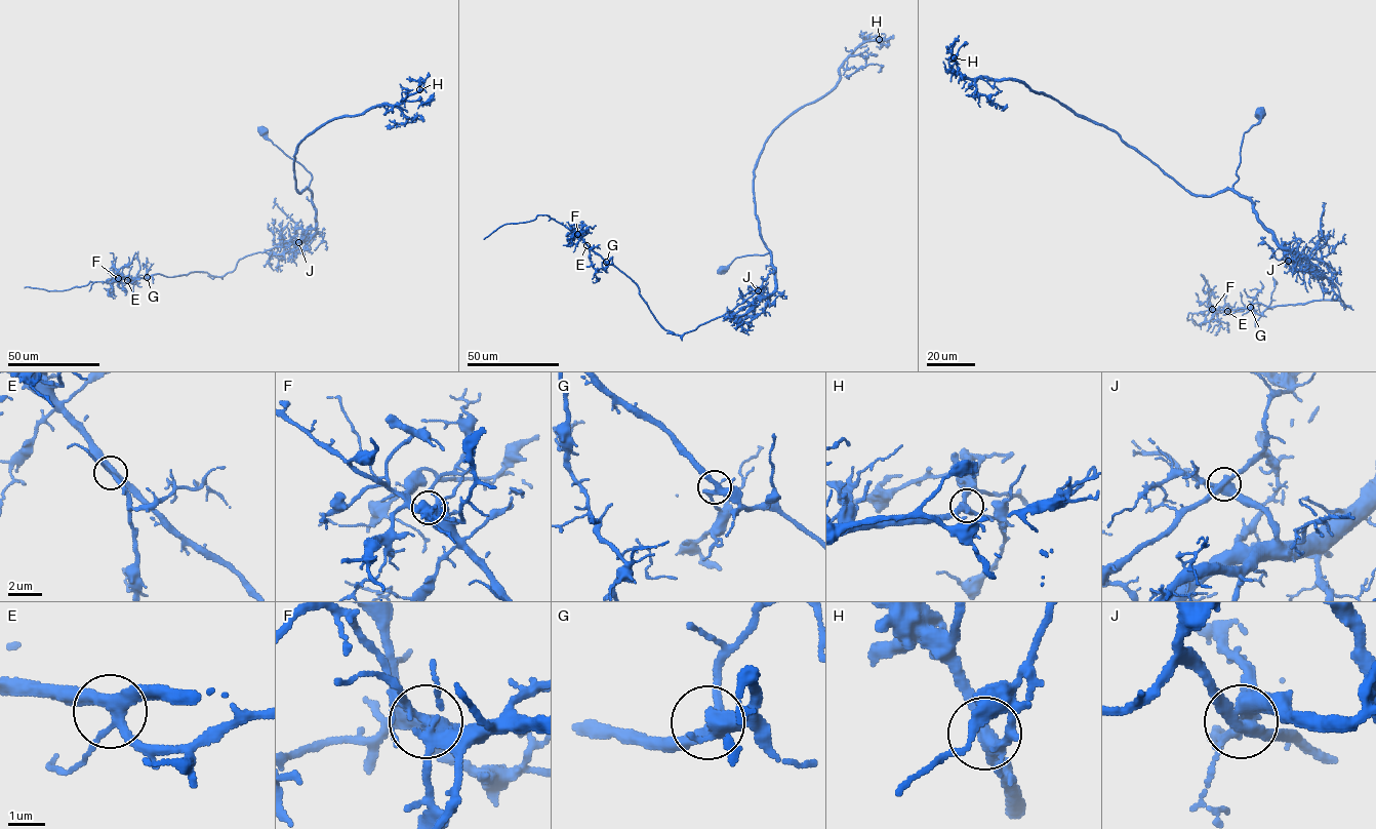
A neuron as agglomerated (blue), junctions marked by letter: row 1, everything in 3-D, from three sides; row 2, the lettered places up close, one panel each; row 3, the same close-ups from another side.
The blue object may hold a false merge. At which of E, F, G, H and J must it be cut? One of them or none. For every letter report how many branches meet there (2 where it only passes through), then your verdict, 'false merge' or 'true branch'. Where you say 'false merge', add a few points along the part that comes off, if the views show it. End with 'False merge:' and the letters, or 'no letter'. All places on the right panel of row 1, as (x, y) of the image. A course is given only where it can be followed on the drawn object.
E: branches 4; true branch
F: branches 5; true branch
G: branches 4; true branch
H: branches 5; true branch
J: branches 5; false merge; course (1287, 261), (1327, 277), (1346, 306), (1330, 300), (1273, 307), (1257, 303), (1186, 317), (1199, 325), (1219, 320)
False merge: J

